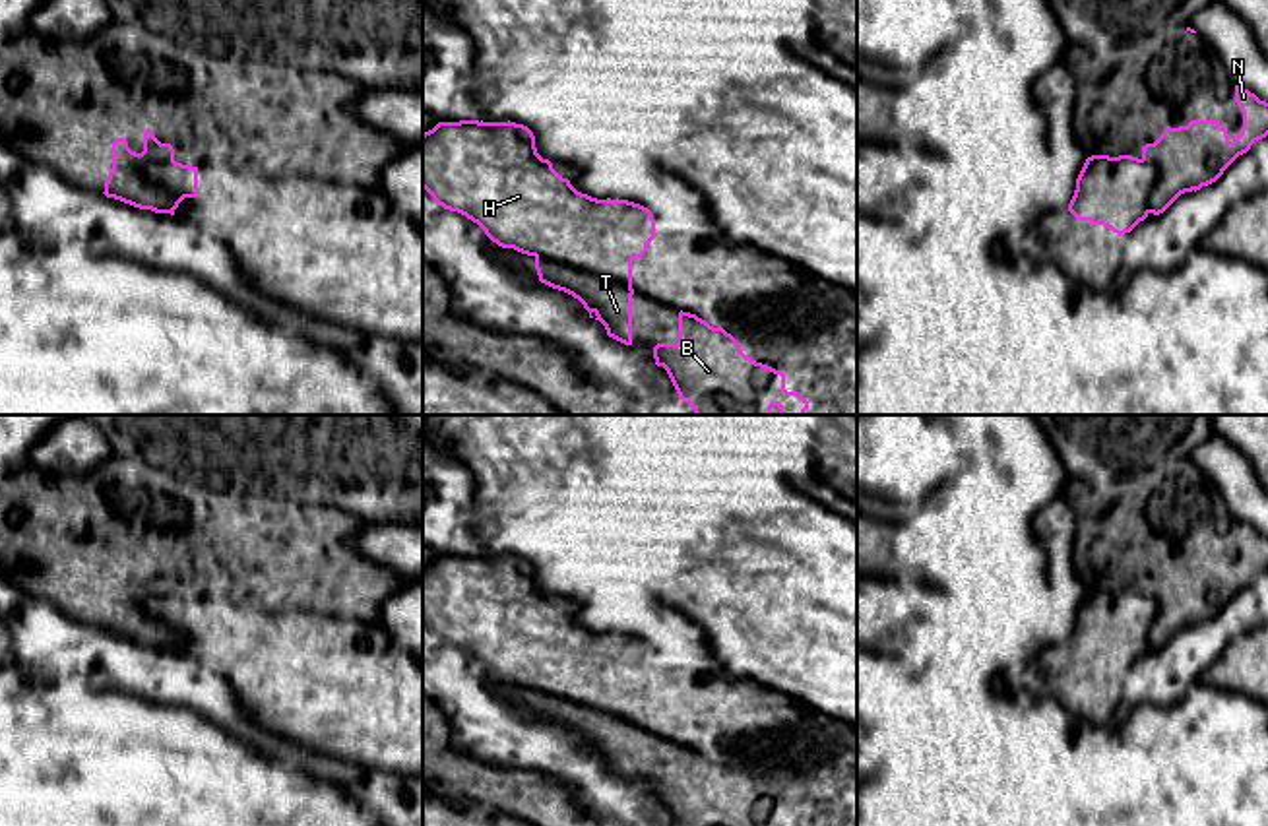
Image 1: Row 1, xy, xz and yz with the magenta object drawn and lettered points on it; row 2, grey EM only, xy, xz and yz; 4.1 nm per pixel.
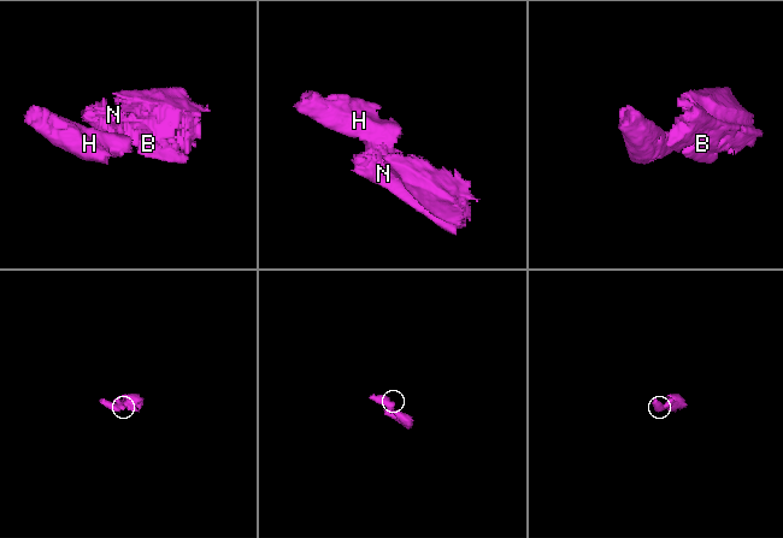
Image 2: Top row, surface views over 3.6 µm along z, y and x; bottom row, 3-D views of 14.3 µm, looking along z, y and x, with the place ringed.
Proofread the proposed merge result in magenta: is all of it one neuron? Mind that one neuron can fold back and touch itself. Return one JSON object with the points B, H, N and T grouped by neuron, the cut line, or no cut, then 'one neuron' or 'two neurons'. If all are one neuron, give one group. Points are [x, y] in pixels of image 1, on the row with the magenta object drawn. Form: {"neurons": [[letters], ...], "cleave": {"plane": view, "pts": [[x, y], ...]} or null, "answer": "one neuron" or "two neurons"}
{"neurons": [["B", "N", "T"], ["H"]], "cleave": {"plane": "xz", "pts": [[536, 256], [631, 287]]}, "answer": "two neurons"}

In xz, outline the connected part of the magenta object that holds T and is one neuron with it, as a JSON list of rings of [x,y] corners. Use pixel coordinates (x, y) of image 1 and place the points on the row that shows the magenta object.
[[[535,258],[535,270],[541,283],[578,299],[609,337],[632,345],[632,287],[545,258]]]

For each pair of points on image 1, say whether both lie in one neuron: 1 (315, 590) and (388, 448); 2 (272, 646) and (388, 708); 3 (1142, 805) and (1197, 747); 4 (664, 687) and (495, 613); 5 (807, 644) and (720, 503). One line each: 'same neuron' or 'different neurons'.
1: different neurons
2: same neuron
3: same neuron
4: same neuron
5: same neuron

